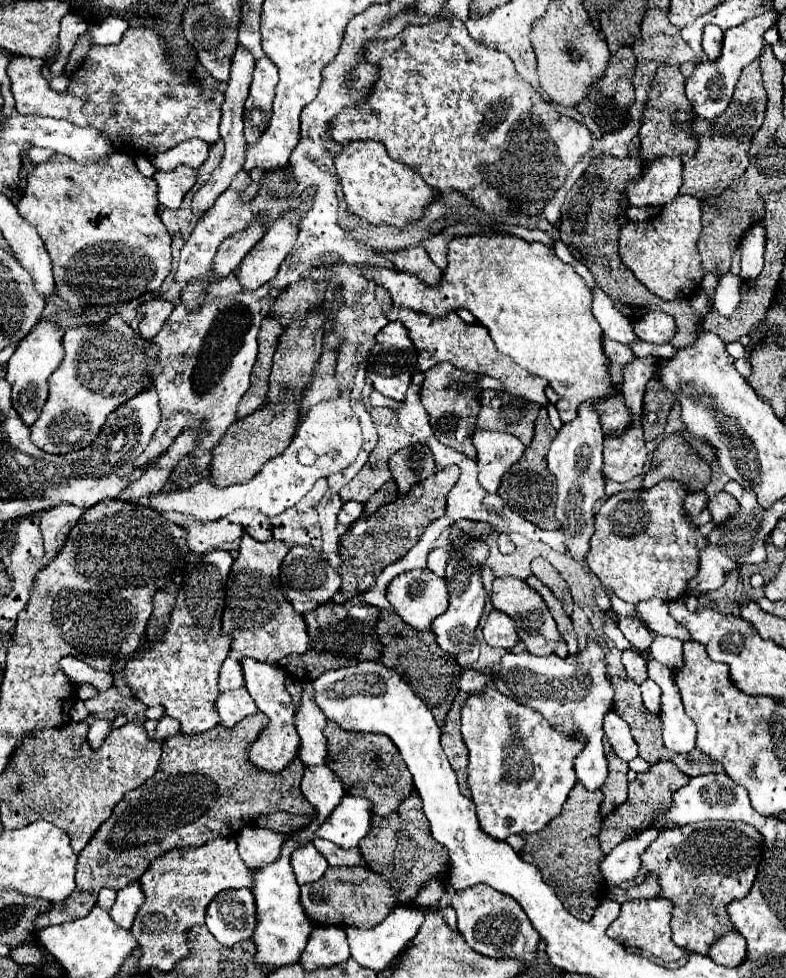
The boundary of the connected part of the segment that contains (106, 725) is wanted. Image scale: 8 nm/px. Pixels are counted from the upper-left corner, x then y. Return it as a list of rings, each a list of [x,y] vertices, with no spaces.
[[[95,720],[95,722],[91,722],[89,724],[89,734],[87,734],[89,746],[93,746],[93,750],[99,748],[109,732],[111,732],[111,722],[109,720]]]

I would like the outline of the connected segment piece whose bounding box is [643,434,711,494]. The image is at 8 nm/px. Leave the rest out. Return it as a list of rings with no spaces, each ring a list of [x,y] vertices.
[[[679,434],[659,442],[651,468],[653,470],[643,476],[643,488],[653,488],[657,482],[671,478],[681,482],[691,494],[703,490],[711,476],[711,466],[693,454],[691,446]]]

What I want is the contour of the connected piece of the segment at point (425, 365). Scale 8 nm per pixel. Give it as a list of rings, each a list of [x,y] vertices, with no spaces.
[[[393,304],[383,312],[383,316],[387,320],[399,320],[399,322],[403,322],[403,326],[409,330],[409,338],[413,340],[413,346],[417,350],[417,368],[421,372],[433,368],[439,362],[449,362],[455,368],[465,370],[465,374],[481,374],[481,376],[497,378],[503,384],[499,392],[527,398],[531,402],[537,402],[539,406],[547,406],[549,404],[549,400],[545,396],[547,382],[543,382],[543,378],[533,376],[527,370],[523,370],[519,364],[509,360],[509,356],[497,352],[489,332],[481,324],[465,324],[453,312],[449,312],[443,318],[435,318],[435,316],[425,316],[423,312],[415,312],[415,310],[407,310],[407,308],[397,308]]]

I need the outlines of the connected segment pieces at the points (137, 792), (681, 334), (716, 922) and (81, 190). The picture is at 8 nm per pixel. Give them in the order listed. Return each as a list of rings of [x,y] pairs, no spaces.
[[[257,712],[253,716],[243,718],[233,728],[215,726],[215,728],[195,734],[195,736],[175,734],[169,740],[165,740],[159,770],[157,770],[155,778],[149,778],[139,788],[125,794],[123,800],[113,808],[113,814],[109,816],[109,820],[105,820],[99,826],[99,830],[89,840],[87,848],[81,850],[81,854],[79,854],[77,876],[75,876],[77,886],[75,886],[73,894],[67,900],[53,904],[49,912],[41,912],[41,916],[37,916],[37,924],[33,924],[33,930],[39,932],[41,928],[71,922],[71,920],[87,916],[91,912],[91,908],[97,904],[97,894],[101,888],[109,886],[117,892],[123,890],[129,882],[137,880],[147,870],[149,862],[159,858],[163,852],[169,852],[171,848],[201,846],[201,844],[215,840],[219,836],[225,836],[225,834],[237,836],[243,826],[255,824],[257,816],[271,814],[277,810],[293,812],[293,814],[301,814],[301,816],[313,814],[313,806],[305,798],[299,798],[299,782],[305,772],[305,764],[299,758],[279,774],[263,772],[249,762],[249,744],[255,740],[255,736],[259,736],[259,732],[265,728],[265,724],[267,724],[267,718],[261,712]]]
[[[633,152],[633,156],[625,156],[625,158],[595,156],[593,162],[589,164],[589,168],[585,170],[585,174],[571,186],[571,190],[565,198],[565,204],[561,208],[559,238],[569,246],[571,254],[589,268],[589,272],[597,280],[599,288],[605,294],[609,294],[615,308],[625,318],[637,320],[641,314],[645,314],[649,310],[661,310],[661,312],[673,316],[675,324],[677,324],[671,344],[675,348],[685,348],[697,338],[697,332],[695,332],[697,320],[693,320],[689,314],[689,302],[687,300],[675,300],[675,302],[661,300],[659,296],[649,292],[633,276],[633,272],[629,268],[623,266],[623,262],[619,260],[619,254],[617,254],[619,230],[627,222],[625,212],[629,208],[629,202],[625,200],[623,192],[625,192],[627,182],[631,178],[639,176],[641,168],[643,166],[641,166],[639,152]]]
[[[697,822],[693,826],[661,830],[659,836],[641,854],[641,870],[635,876],[635,884],[641,884],[649,874],[655,874],[661,888],[657,896],[673,902],[673,912],[671,912],[673,942],[683,950],[707,956],[715,940],[735,930],[733,922],[729,920],[727,906],[733,900],[749,894],[757,874],[759,858],[761,858],[761,834],[753,826],[745,822]]]
[[[113,152],[113,156],[109,156],[105,162],[101,164],[81,164],[69,156],[61,156],[55,154],[51,156],[51,160],[47,164],[35,164],[35,168],[31,170],[29,178],[27,178],[27,186],[23,192],[23,198],[17,202],[17,210],[19,216],[29,222],[33,228],[37,228],[47,254],[51,256],[51,264],[53,264],[53,274],[55,274],[55,292],[69,304],[69,310],[73,314],[79,314],[85,308],[93,308],[93,306],[115,306],[121,302],[129,302],[139,298],[145,292],[159,292],[163,280],[167,278],[167,274],[171,272],[171,236],[167,232],[167,228],[163,226],[161,218],[159,218],[159,202],[157,202],[157,182],[153,178],[143,176],[133,158],[129,158],[123,152]]]

